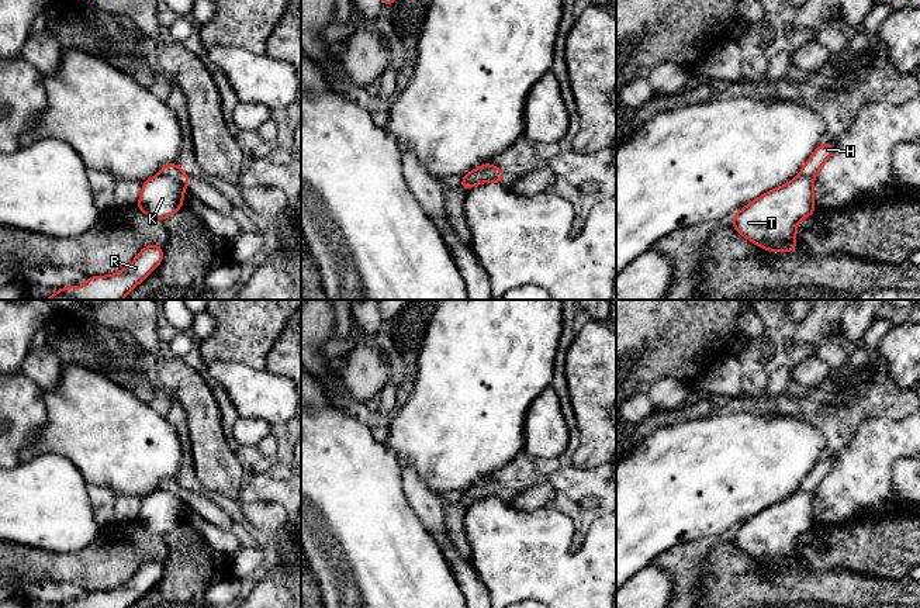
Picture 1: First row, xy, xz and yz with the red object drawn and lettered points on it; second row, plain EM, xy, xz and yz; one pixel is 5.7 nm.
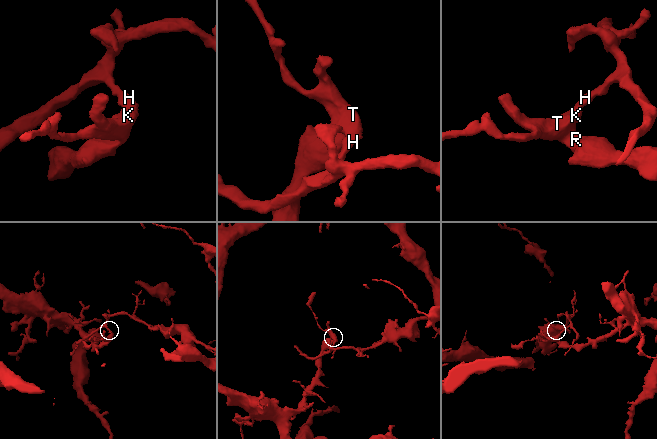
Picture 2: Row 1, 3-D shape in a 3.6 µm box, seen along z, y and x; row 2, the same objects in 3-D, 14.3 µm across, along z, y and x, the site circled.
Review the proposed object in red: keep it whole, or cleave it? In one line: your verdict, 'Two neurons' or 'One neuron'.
Two neurons

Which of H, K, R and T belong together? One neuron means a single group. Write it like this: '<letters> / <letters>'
H / K R T

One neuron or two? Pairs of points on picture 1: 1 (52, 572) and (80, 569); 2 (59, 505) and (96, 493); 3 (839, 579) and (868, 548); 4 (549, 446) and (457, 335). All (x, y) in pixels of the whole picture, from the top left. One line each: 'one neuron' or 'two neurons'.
1: one neuron
2: two neurons
3: two neurons
4: two neurons

